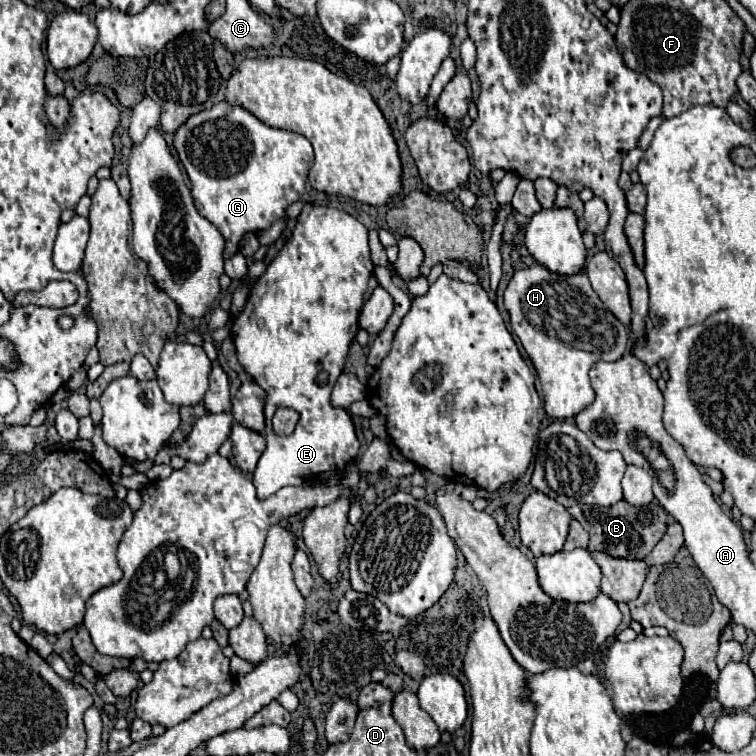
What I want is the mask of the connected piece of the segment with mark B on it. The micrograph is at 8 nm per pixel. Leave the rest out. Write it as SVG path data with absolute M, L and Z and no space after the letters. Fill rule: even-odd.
M620 501L618 505L612 505L612 507L574 505L568 511L590 533L588 551L590 553L604 551L610 557L624 557L624 559L640 559L642 561L654 549L654 545L662 539L662 535L666 533L666 527L668 527L668 513L662 509L662 505L658 501L654 501L654 507L652 505L642 507L642 517L640 517L640 509L632 507L626 501Z

